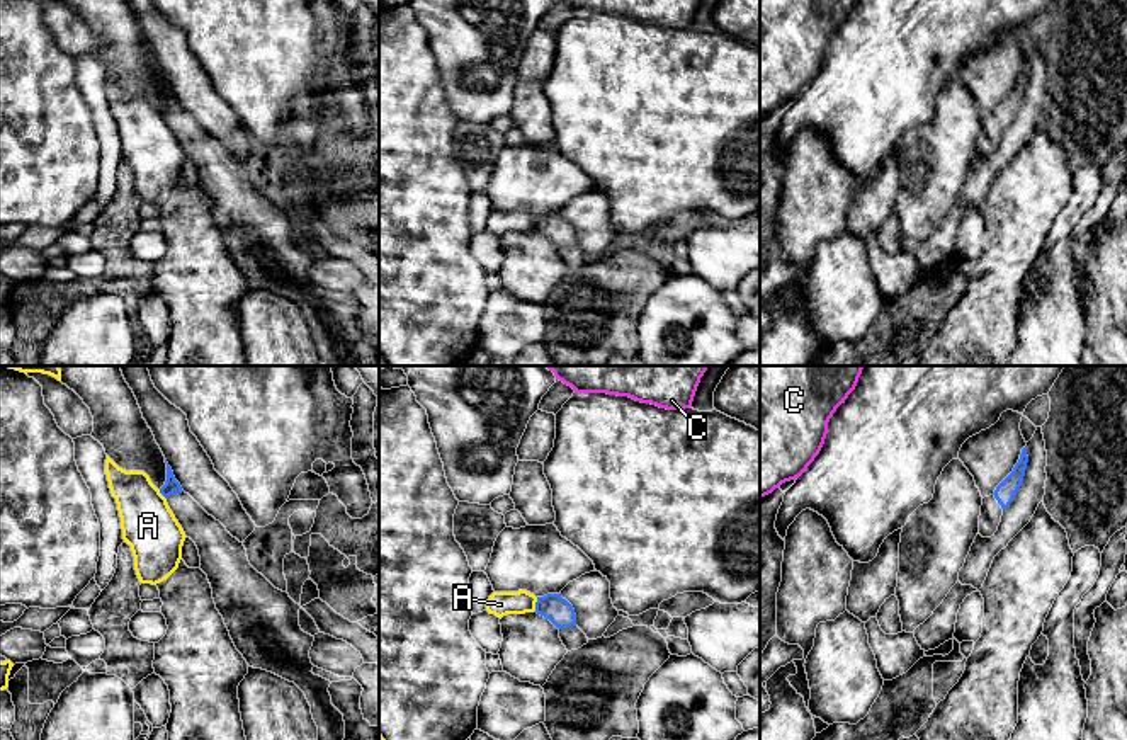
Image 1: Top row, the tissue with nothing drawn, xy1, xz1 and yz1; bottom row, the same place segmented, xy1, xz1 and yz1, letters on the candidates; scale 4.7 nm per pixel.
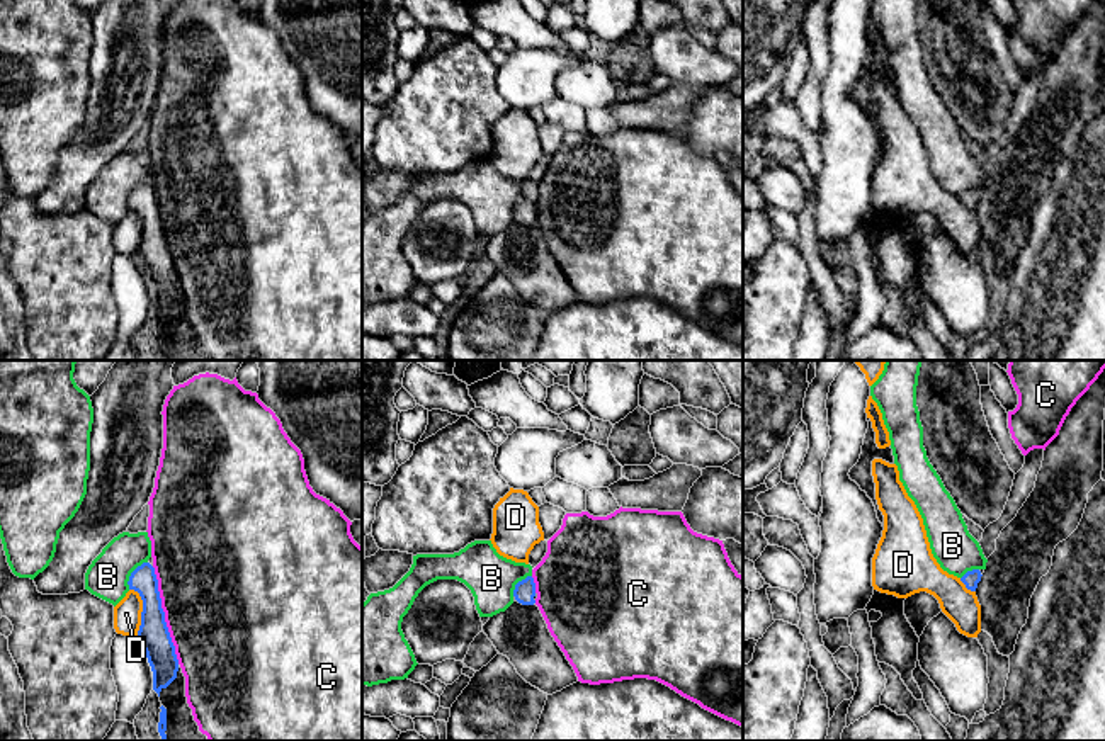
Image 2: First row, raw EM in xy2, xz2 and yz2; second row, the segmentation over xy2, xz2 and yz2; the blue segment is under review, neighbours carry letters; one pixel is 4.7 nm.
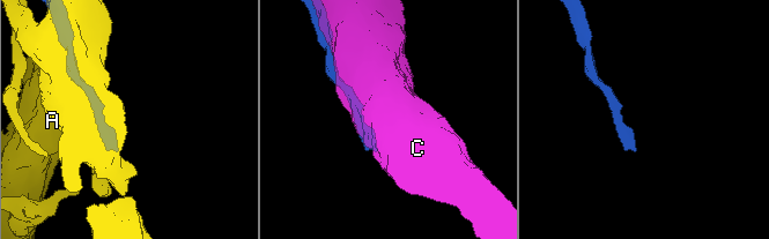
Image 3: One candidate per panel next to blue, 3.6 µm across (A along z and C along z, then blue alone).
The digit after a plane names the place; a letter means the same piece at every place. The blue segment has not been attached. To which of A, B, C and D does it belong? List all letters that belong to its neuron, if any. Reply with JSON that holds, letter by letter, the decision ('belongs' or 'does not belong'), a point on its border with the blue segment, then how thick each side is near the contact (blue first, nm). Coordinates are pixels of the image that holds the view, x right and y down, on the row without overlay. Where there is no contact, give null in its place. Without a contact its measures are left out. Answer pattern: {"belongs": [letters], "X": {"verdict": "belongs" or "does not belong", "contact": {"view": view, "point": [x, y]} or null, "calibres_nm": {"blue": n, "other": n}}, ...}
{"belongs": [], "A": {"verdict": "does not belong", "contact": {"view": "xz1", "point": [536, 223]}, "calibres_nm": {"blue": 120, "other": 120}}, "B": {"verdict": "does not belong", "contact": {"view": "xy2", "point": [131, 192]}, "calibres_nm": {"blue": 130, "other": 200}}, "C": {"verdict": "does not belong", "contact": {"view": "xy2", "point": [164, 235]}, "calibres_nm": {"blue": 150, "other": 500}}, "D": {"verdict": "does not belong", "contact": {"view": "xy2", "point": [143, 230]}, "calibres_nm": {"blue": 150, "other": 130}}}

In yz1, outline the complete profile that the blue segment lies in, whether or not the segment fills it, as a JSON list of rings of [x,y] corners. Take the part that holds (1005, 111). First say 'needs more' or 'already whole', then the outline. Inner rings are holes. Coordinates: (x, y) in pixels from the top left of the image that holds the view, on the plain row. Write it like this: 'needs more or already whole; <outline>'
needs more; [[[1025,65],[1013,90],[996,105],[993,114],[983,117],[979,134],[979,153],[983,157],[991,157],[998,150],[1003,129],[1010,126],[1018,107],[1022,105],[1027,82],[1028,75]]]

